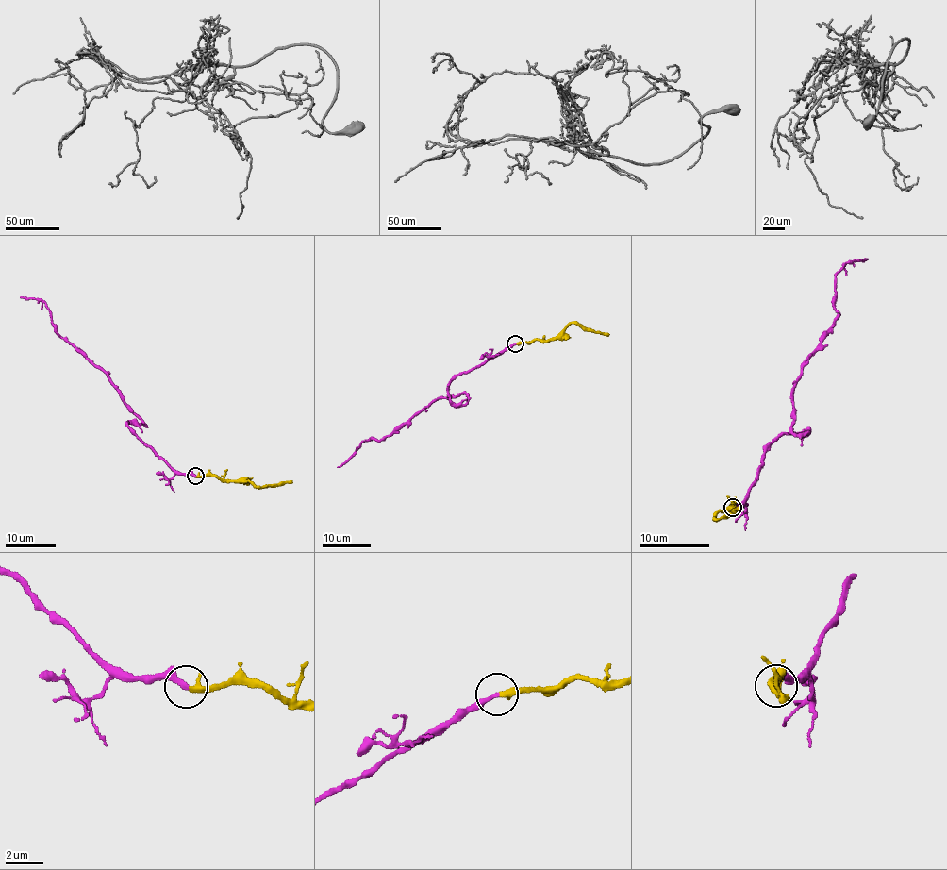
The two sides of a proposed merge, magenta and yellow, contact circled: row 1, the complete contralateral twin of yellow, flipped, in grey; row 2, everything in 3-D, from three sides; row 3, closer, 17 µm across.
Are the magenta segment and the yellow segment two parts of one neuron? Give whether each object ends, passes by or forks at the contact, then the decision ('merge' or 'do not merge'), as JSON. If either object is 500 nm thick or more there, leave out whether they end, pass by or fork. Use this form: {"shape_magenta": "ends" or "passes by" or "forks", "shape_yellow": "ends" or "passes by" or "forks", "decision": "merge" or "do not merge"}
{"shape_magenta": "ends", "shape_yellow": "ends", "decision": "merge"}

